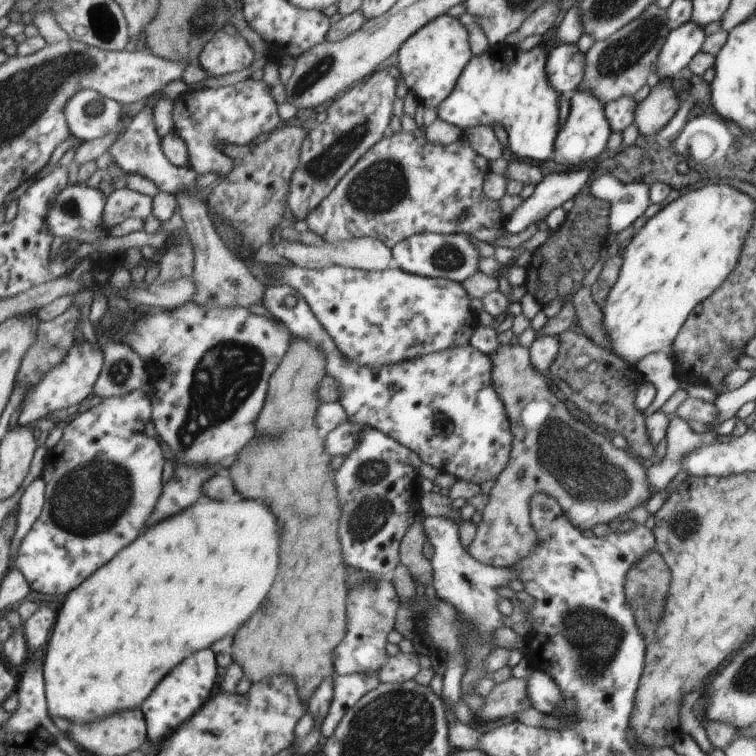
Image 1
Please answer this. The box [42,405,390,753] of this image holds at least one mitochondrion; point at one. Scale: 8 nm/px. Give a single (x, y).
(87, 500)

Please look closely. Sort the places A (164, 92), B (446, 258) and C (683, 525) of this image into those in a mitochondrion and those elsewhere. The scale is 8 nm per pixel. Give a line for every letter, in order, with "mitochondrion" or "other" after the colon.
A: other
B: mitochondrion
C: mitochondrion

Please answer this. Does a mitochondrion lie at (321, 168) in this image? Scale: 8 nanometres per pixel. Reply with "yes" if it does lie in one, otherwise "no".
yes

